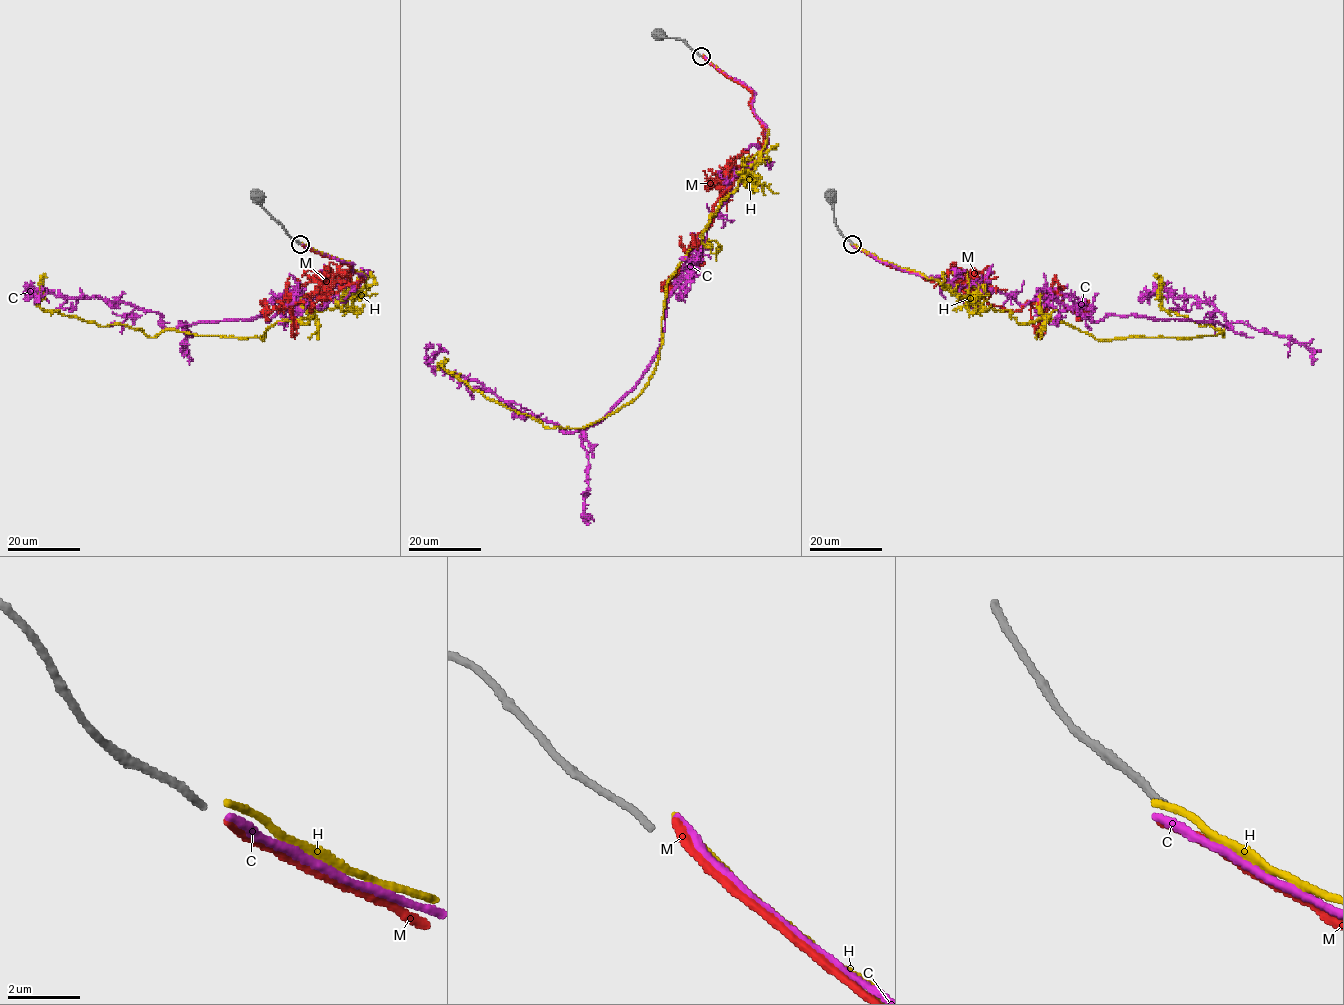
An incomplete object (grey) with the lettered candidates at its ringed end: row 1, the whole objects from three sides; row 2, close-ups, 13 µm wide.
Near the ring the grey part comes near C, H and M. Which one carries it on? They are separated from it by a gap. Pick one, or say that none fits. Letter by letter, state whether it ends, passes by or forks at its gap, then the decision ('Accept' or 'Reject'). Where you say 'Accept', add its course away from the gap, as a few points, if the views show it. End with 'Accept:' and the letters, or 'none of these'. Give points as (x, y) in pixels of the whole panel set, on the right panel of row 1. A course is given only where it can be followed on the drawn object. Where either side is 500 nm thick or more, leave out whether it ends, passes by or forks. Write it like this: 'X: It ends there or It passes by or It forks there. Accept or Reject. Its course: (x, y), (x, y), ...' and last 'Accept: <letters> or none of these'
C: It ends there. Reject
H: It ends there. Reject
M: It ends there. Reject
Accept: none of these

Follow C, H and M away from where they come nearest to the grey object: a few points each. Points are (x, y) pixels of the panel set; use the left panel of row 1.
C: (302, 244), (366, 276), (267, 321), (166, 329), (155, 311), (47, 290)
H: (302, 243), (351, 263), (364, 284), (262, 339), (166, 328), (153, 337), (44, 311), (45, 274)
M: (302, 244), (350, 265), (363, 280), (343, 286), (311, 311), (292, 298), (270, 311), (266, 301)

